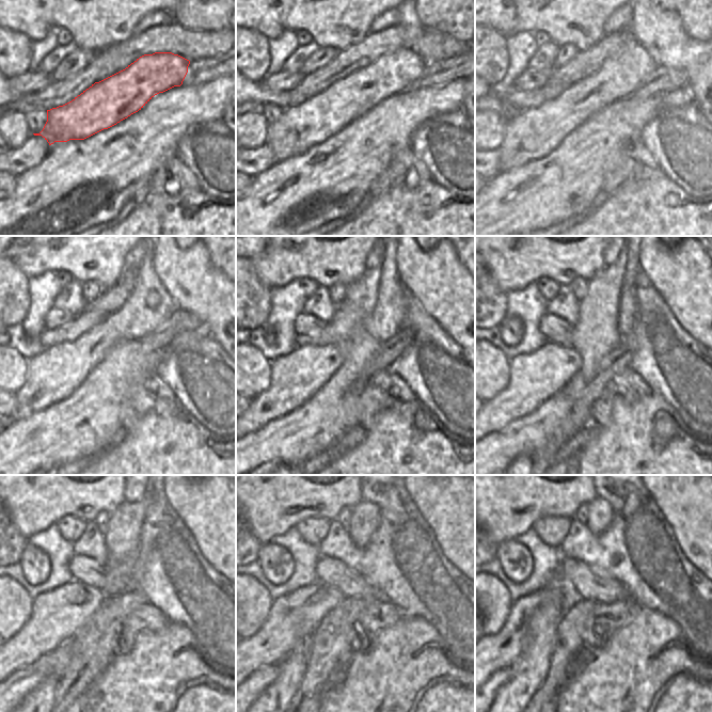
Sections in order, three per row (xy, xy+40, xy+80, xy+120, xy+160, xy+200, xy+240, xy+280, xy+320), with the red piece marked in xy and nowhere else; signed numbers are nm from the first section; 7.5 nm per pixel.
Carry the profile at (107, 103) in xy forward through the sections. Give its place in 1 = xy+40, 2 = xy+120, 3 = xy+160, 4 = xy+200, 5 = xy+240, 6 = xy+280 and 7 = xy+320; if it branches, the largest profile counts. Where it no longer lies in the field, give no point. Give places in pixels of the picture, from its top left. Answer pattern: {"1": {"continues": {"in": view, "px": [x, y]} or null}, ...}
{"1": {"continues": {"in": "xy+40", "px": [300, 127]}}, "2": {"continues": {"in": "xy+120", "px": [56, 373]}}, "3": {"continues": {"in": "xy+160", "px": [295, 378]}}, "4": {"continues": {"in": "xy+200", "px": [535, 377]}}, "5": {"continues": {"in": "xy+240", "px": [57, 615]}}, "6": {"continues": {"in": "xy+280", "px": [294, 616]}}, "7": {"continues": {"in": "xy+320", "px": [499, 651]}}}

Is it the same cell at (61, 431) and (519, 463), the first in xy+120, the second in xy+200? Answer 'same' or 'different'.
different

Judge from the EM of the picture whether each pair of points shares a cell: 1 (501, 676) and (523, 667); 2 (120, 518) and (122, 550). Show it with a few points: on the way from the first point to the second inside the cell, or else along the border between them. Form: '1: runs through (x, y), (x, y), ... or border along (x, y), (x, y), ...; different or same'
1: border along (508, 668), (509, 678), (495, 693); different
2: runs through (122, 525), (122, 542); same

